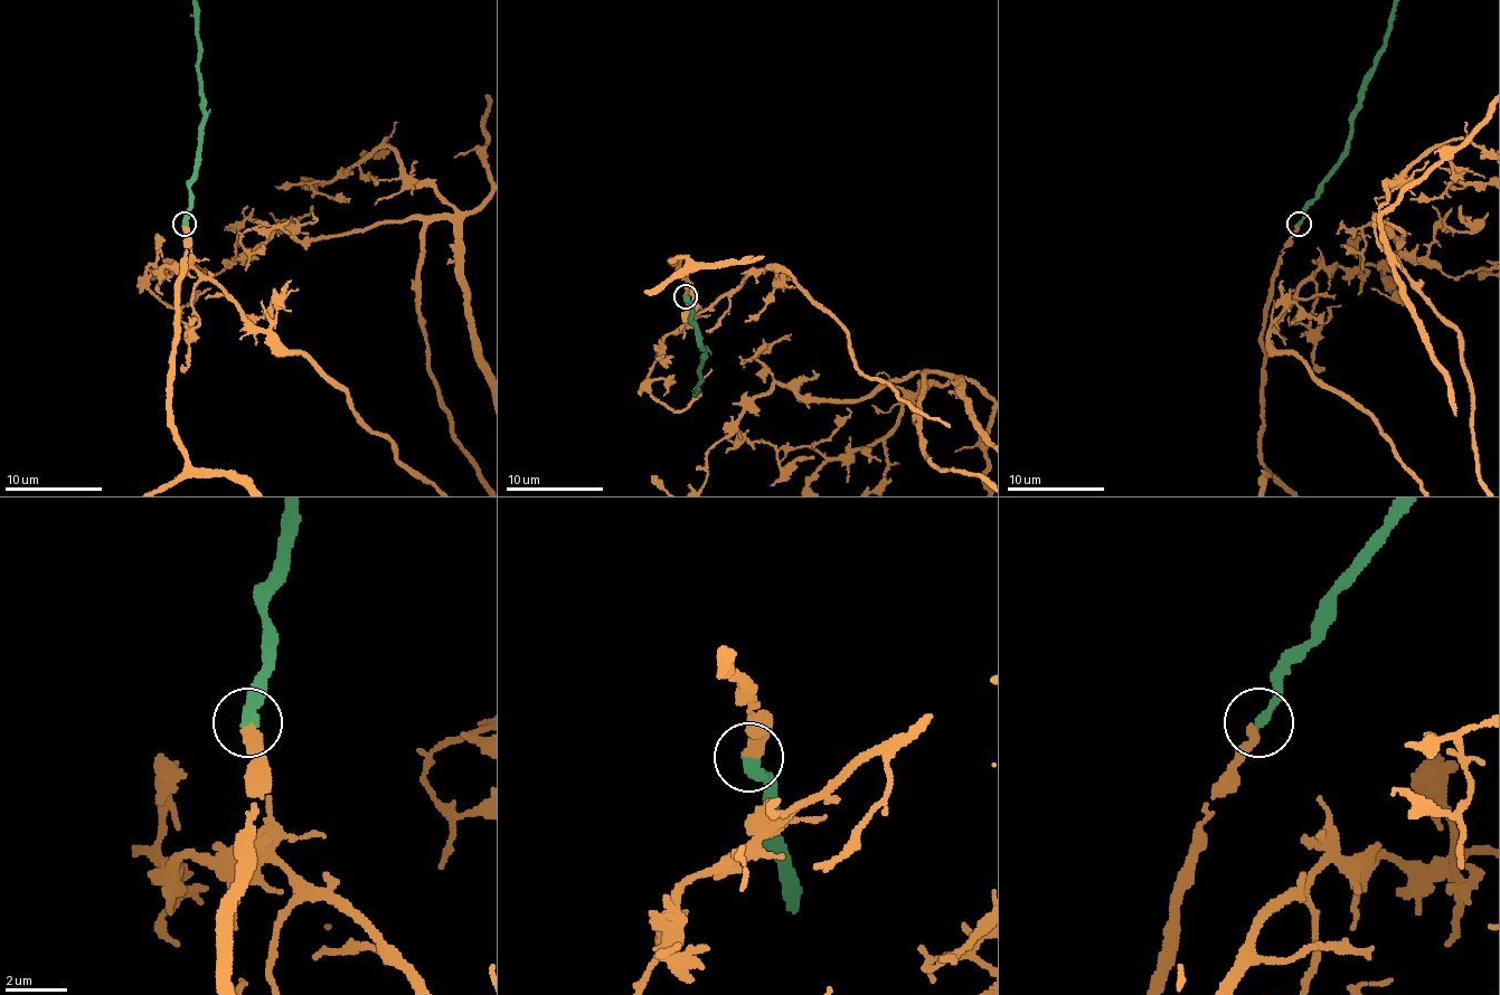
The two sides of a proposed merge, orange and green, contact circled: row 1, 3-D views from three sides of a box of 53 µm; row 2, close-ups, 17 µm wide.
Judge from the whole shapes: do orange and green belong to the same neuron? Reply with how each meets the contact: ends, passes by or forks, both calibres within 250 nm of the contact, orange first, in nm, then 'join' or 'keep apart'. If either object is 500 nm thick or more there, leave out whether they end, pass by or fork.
orange ends; green ends; calibres 400 and 360 nm; join

